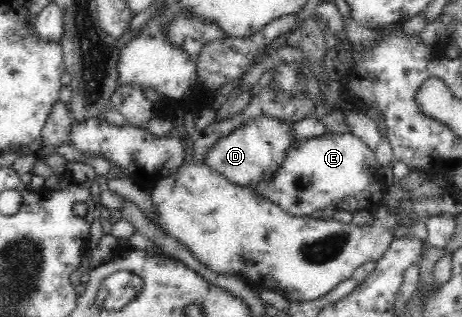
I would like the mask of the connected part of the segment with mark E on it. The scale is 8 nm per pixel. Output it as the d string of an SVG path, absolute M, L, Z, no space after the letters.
M326 132L293 141L273 177L259 181L251 190L289 215L310 216L313 211L329 205L335 211L354 214L367 210L372 213L381 206L381 195L388 186L382 167L375 160L374 150L362 139L351 133Z

